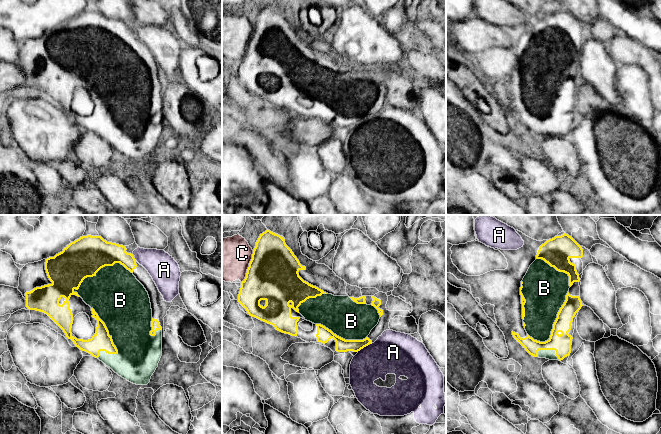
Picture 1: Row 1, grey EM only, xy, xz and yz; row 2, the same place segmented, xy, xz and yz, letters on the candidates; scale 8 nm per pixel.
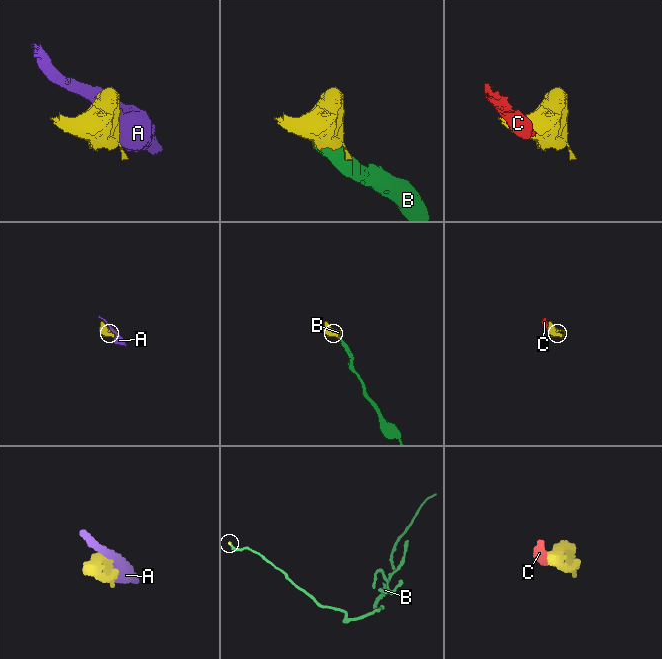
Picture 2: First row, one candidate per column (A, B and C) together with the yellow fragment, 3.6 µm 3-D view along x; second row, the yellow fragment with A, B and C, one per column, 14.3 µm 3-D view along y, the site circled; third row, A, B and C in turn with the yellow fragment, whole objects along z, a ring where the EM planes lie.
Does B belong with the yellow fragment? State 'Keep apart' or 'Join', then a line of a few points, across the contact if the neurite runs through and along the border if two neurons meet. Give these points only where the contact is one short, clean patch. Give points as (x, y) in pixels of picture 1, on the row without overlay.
Join

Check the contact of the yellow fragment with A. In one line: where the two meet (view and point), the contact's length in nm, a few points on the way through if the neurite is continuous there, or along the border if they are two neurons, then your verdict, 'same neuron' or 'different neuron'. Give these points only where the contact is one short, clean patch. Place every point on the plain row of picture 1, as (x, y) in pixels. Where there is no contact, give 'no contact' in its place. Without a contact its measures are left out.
meets yellow in xz at (362, 124); contact 110 nm long; different neuron

